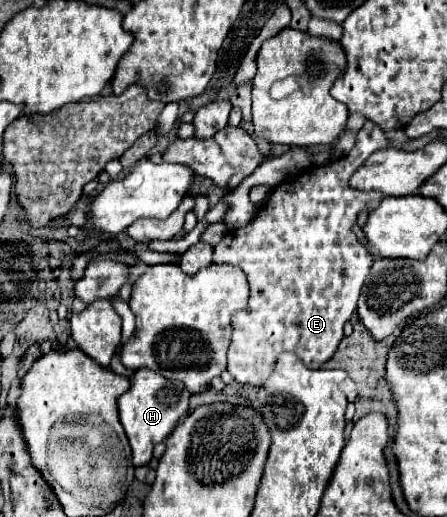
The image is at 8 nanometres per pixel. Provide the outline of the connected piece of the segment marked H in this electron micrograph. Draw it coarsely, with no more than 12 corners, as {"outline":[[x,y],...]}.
{"outline":[[133,375],[119,419],[135,467],[189,411],[183,383]]}

